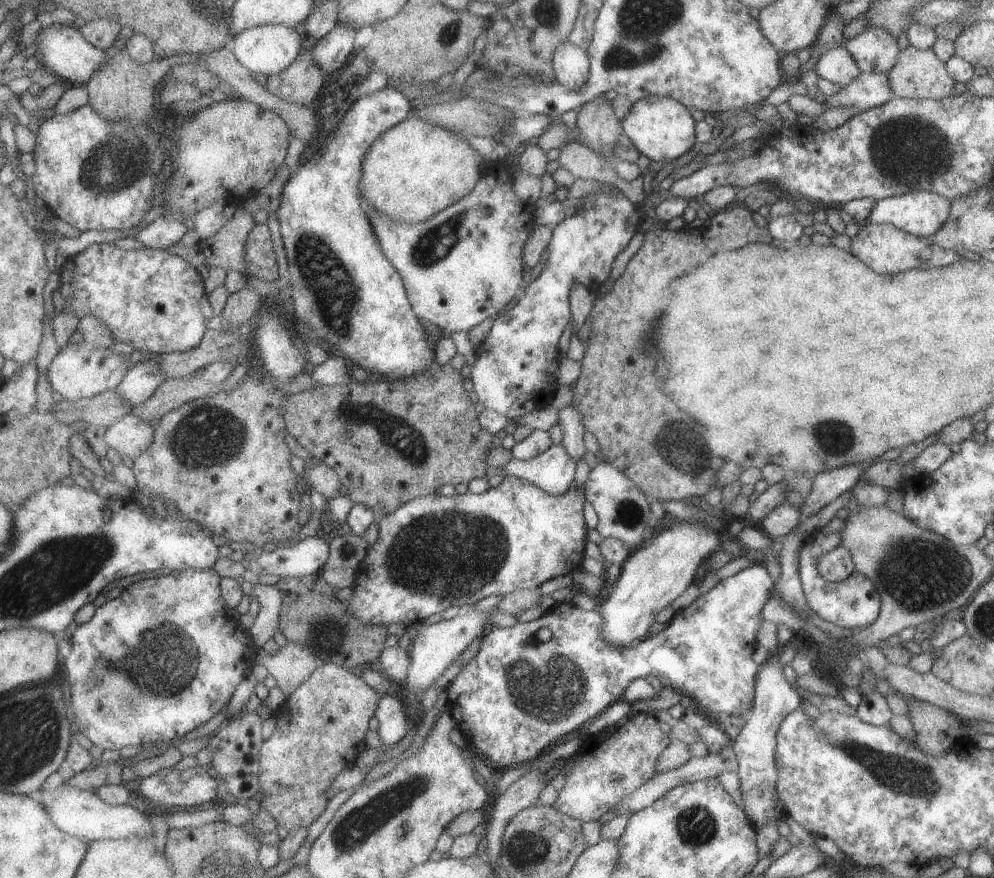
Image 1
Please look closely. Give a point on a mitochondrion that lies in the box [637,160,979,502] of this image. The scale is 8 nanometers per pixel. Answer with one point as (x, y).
(684, 449)

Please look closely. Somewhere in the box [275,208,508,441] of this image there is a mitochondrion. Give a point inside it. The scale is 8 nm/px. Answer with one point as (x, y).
(327, 283)

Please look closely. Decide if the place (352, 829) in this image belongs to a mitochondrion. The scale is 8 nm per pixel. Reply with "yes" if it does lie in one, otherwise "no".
yes

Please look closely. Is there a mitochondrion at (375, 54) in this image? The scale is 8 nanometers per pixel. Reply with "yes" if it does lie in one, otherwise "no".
no

